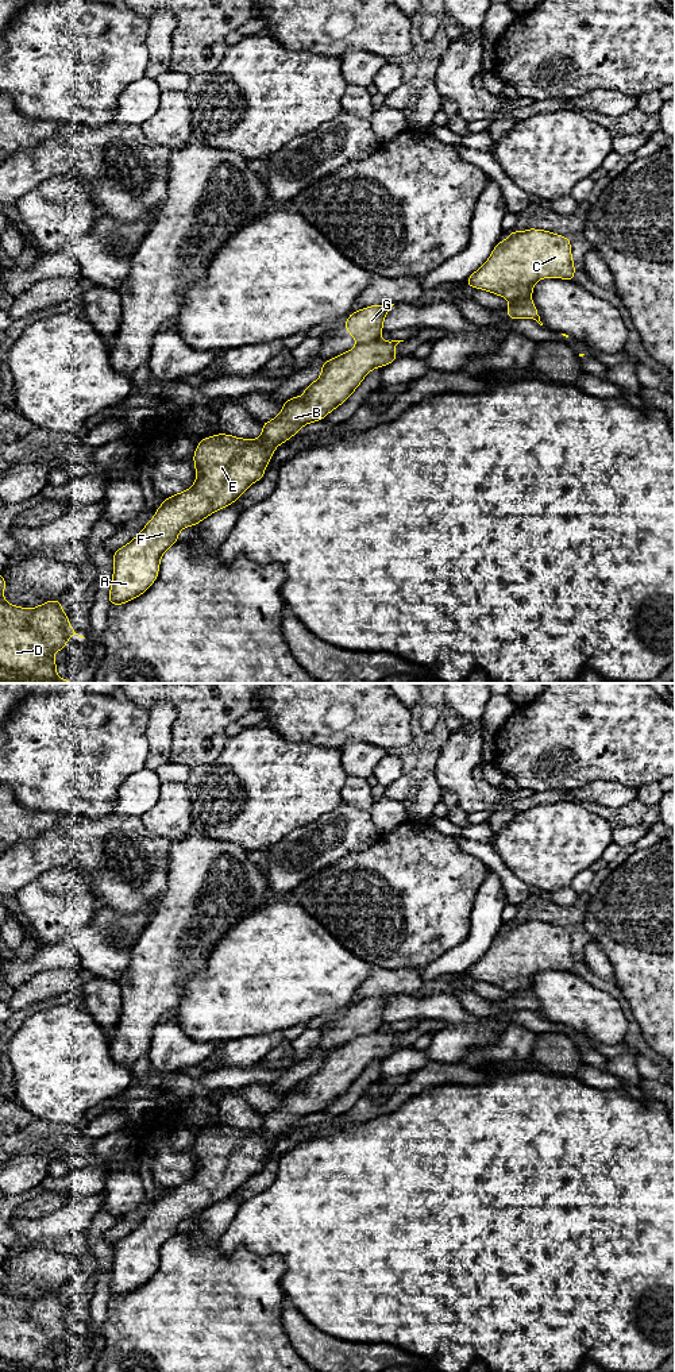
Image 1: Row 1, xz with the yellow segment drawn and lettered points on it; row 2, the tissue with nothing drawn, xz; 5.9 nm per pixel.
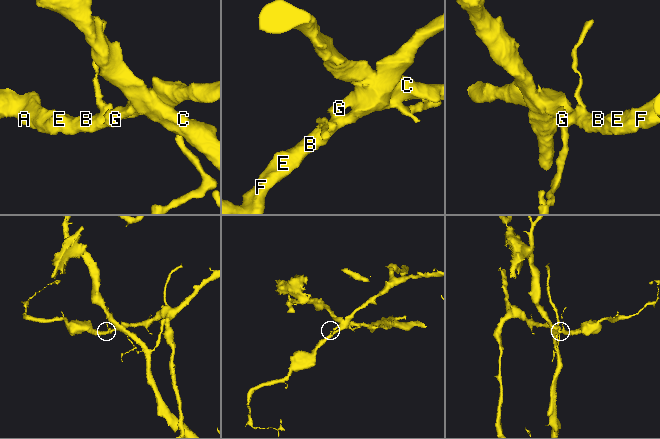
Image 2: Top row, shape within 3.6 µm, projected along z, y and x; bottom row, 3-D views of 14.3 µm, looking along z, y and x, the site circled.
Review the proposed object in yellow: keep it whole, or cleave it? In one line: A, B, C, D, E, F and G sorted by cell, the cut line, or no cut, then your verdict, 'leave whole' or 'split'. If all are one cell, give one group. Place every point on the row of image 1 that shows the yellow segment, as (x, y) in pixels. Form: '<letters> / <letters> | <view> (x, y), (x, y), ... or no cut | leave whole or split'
A B D E F / C G | xz (378, 336), (358, 345) | split

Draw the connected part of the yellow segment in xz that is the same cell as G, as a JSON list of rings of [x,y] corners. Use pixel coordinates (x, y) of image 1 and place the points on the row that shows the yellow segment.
[[[394,304],[370,305],[352,312],[344,325],[358,344],[378,339],[383,331],[383,319]]]

